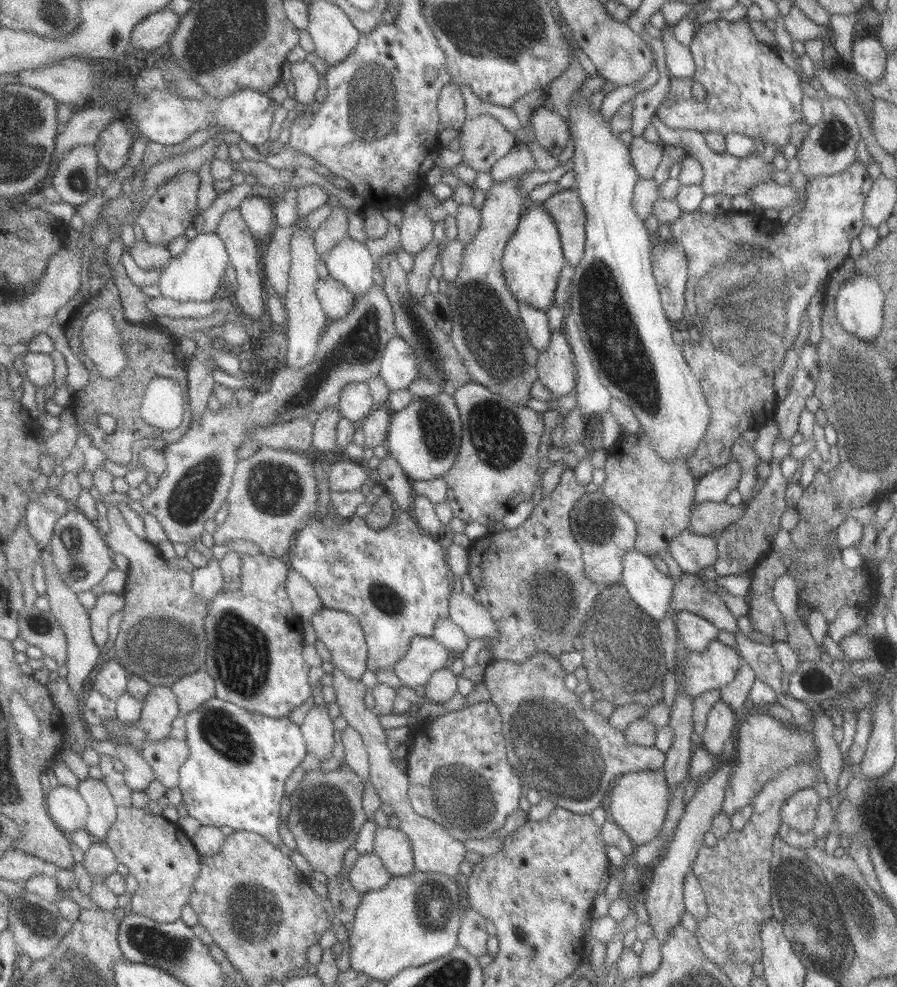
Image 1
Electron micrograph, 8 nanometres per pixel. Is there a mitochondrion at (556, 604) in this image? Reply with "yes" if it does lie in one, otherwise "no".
yes

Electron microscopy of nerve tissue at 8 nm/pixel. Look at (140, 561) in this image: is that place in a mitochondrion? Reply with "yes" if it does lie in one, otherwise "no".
no

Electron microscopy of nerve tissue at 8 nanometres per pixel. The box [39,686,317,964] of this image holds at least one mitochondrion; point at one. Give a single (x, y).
(253, 913)

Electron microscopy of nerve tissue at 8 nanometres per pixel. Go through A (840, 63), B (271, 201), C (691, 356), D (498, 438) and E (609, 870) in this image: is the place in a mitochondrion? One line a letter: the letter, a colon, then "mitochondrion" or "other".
A: other
B: other
C: other
D: mitochondrion
E: other

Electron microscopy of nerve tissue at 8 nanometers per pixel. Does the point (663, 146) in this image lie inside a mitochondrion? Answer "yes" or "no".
no

